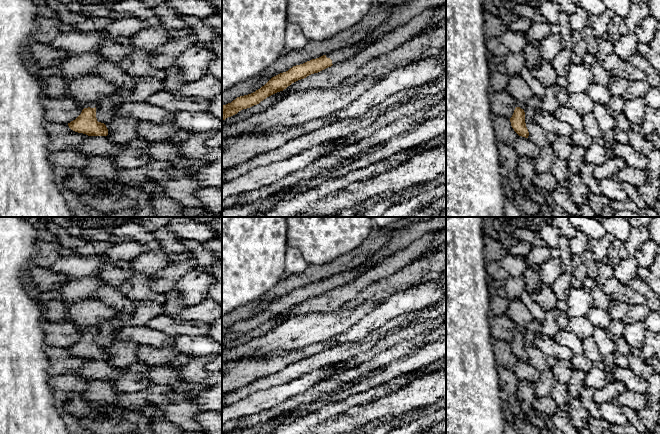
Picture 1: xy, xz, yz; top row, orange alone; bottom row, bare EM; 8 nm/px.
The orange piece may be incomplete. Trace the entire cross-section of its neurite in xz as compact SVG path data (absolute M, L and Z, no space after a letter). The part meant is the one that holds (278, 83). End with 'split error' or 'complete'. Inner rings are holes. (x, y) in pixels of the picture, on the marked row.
M359 41L356 44L334 50L327 55L323 55L303 64L293 66L288 71L272 77L264 86L255 92L237 97L231 103L223 105L222 121L237 114L243 109L247 109L259 104L267 97L277 92L283 91L298 80L304 79L311 74L318 73L328 67L331 67L332 65L352 57L367 46L368 45L364 45Z | split error

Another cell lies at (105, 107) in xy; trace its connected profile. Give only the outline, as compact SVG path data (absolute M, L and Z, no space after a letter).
M105 97L101 99L96 106L96 118L98 122L108 123L117 116L114 114L114 110L118 103L114 101L113 97Z

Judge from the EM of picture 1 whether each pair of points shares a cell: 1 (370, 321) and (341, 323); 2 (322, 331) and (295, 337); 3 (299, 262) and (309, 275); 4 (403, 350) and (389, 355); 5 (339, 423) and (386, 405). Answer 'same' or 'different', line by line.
1: different
2: same
3: different
4: same
5: same

